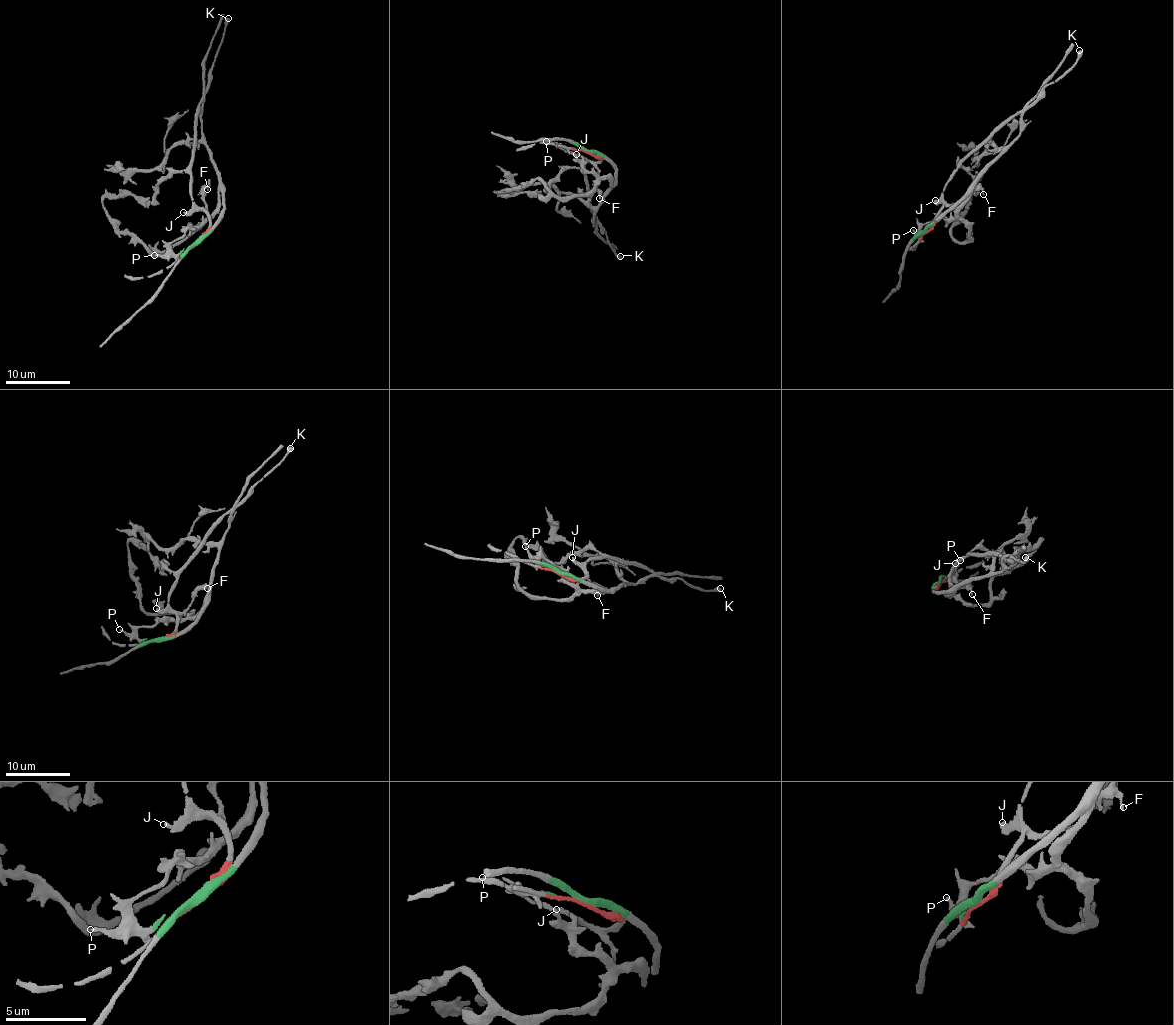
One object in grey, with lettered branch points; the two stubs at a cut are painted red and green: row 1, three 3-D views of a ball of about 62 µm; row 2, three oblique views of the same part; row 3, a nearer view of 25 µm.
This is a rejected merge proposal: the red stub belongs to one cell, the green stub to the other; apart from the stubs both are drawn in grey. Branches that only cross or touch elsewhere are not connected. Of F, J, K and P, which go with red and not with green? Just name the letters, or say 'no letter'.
F, J, K

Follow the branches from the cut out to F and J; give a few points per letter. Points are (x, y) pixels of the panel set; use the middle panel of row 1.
F: (588, 152), (601, 158), (596, 164), (600, 199)
J: (588, 152), (601, 158), (595, 162), (575, 154)

